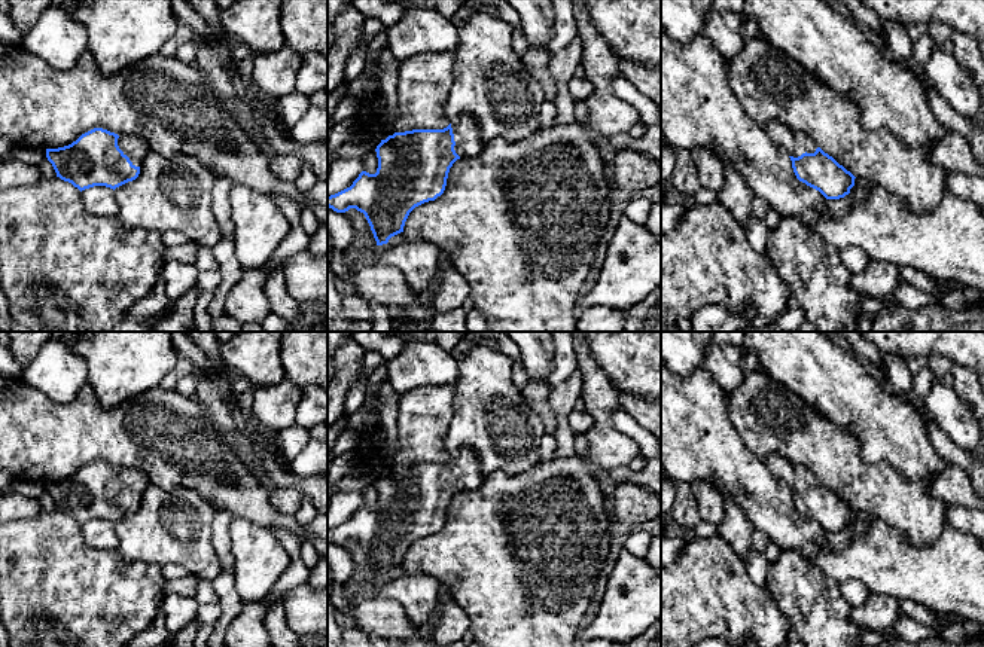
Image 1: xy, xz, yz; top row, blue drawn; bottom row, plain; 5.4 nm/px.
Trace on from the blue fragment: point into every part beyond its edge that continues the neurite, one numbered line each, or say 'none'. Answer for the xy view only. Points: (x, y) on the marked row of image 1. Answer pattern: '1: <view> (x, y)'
1: xy (134, 147)

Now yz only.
1: yz (795, 143)

